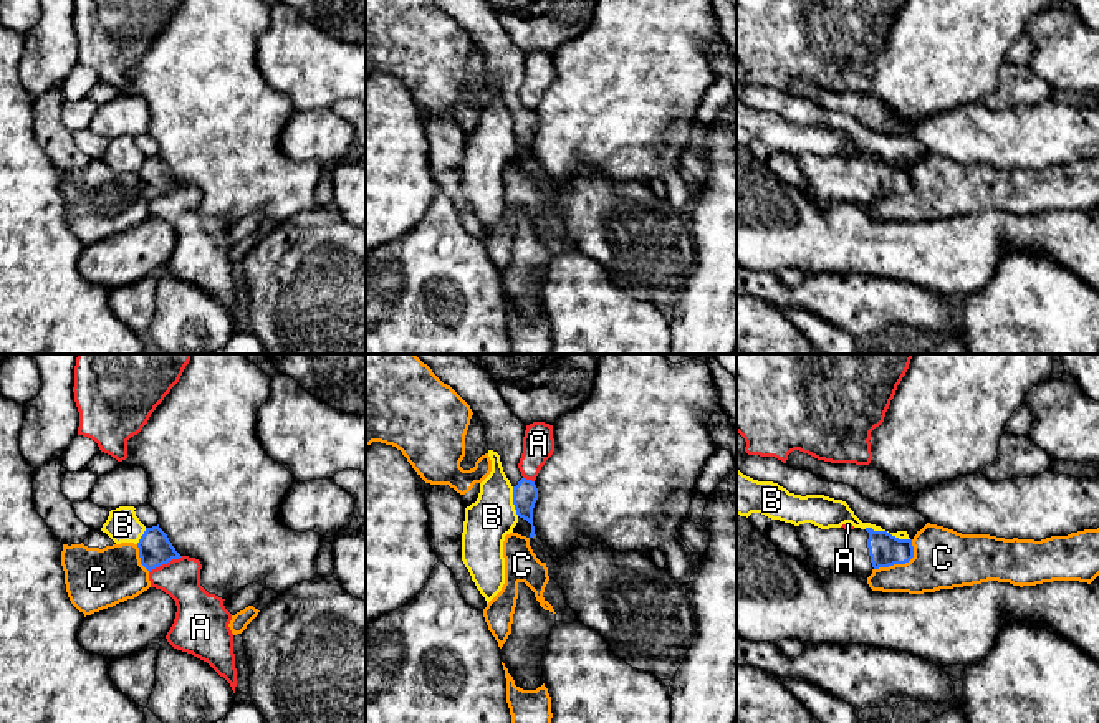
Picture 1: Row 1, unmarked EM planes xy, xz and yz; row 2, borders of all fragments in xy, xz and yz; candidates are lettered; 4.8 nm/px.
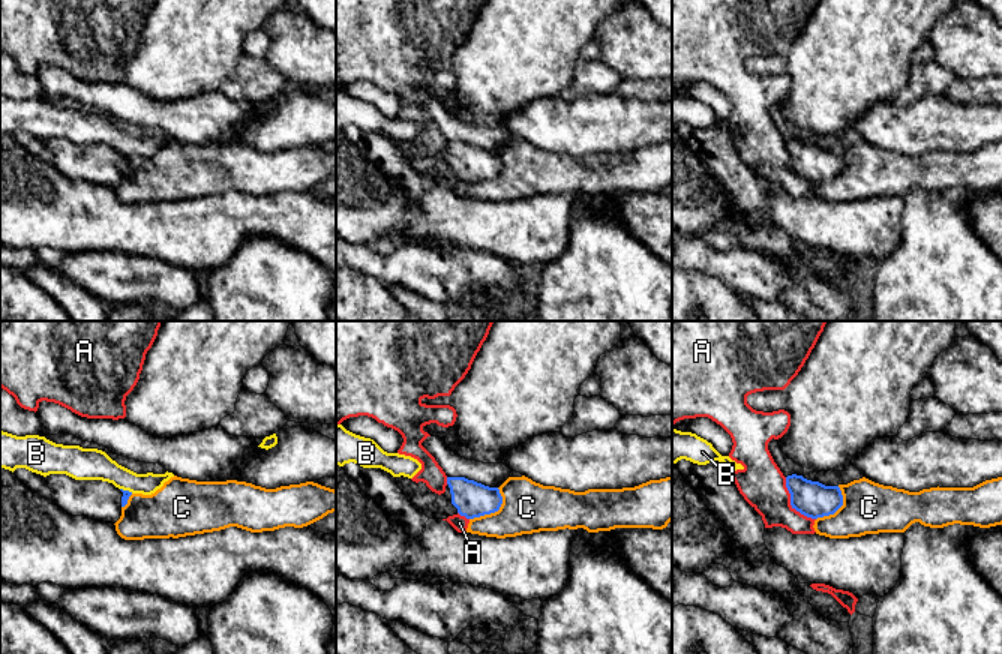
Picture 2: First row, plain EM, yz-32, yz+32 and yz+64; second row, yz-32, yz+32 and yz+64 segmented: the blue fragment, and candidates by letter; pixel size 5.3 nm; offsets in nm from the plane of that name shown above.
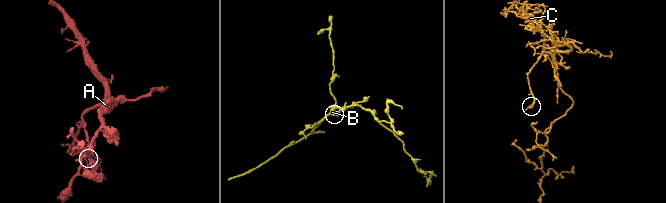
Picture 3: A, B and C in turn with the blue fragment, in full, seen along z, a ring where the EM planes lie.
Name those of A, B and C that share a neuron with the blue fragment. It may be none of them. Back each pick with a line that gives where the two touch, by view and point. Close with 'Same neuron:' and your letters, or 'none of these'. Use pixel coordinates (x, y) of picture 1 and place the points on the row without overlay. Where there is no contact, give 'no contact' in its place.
Same neuron: none of these

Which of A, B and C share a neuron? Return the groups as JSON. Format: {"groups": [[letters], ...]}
{"groups": [["A"], ["B"], ["C"]]}

